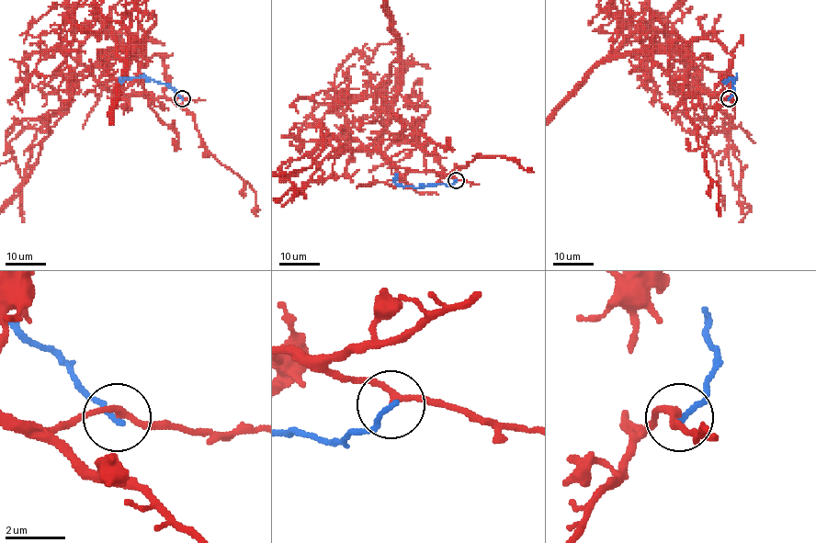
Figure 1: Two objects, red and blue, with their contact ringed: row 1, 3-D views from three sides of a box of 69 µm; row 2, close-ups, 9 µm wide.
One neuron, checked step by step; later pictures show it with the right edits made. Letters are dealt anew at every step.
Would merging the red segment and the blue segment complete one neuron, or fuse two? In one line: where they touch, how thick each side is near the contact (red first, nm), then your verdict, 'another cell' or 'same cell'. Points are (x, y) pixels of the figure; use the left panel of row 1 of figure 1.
(182, 98) | 200/190 nm | another cell

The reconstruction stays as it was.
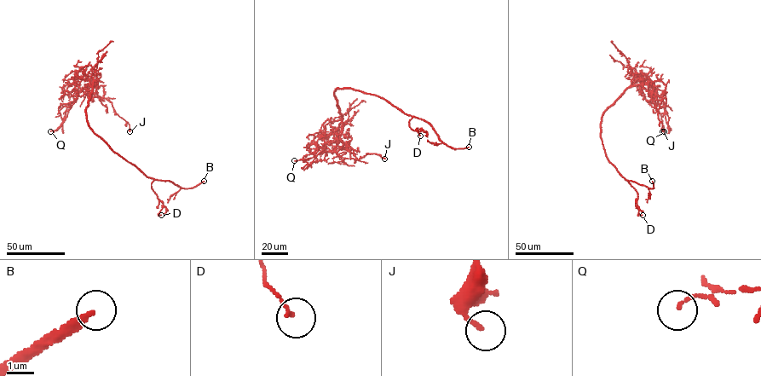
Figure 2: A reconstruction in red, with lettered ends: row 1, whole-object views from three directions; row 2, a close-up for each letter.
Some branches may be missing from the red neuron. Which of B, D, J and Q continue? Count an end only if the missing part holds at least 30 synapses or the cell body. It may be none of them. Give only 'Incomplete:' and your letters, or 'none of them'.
Incomplete: B

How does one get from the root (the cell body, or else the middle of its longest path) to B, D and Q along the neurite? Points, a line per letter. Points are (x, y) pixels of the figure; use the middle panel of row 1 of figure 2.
B: (337, 89), (352, 88), (380, 96), (405, 113), (426, 121), (447, 145), (456, 148), (469, 147)
D: (337, 89), (352, 88), (384, 99), (412, 117), (409, 125), (414, 130), (422, 130), (417, 131), (420, 135)
Q: (337, 89), (334, 98), (343, 130), (337, 145), (324, 152), (316, 144), (317, 152), (312, 158), (294, 160)

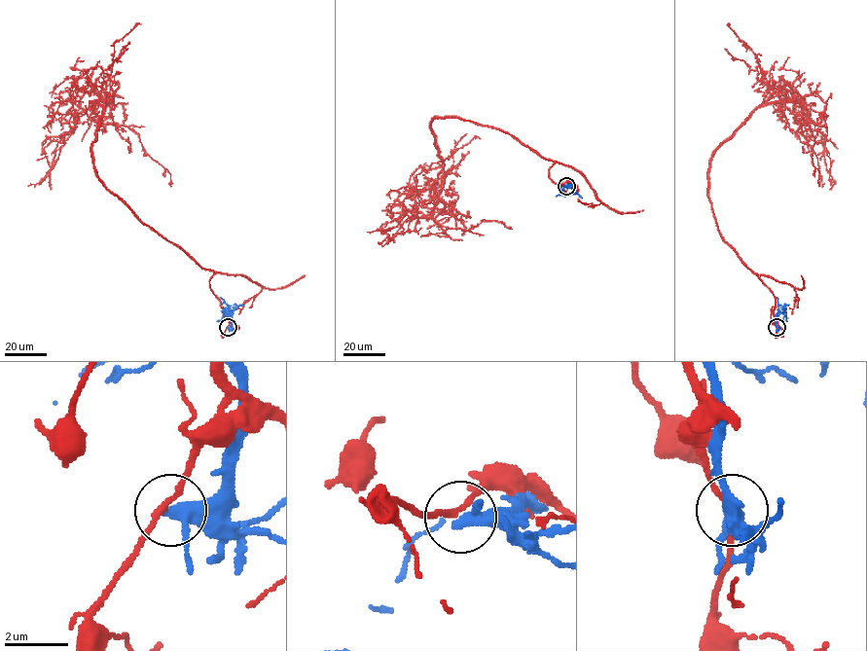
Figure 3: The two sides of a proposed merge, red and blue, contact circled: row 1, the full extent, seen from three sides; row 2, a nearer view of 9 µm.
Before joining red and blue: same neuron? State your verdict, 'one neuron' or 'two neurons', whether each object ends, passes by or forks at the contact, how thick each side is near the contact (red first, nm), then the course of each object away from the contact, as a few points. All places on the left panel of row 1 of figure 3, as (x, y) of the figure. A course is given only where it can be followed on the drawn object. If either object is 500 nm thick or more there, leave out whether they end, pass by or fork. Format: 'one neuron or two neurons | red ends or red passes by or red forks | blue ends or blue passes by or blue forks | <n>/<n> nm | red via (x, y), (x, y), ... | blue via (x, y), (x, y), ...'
two neurons | red passes by | blue passes by | 170/340 nm | red via (227, 328), (216, 273), (103, 184), (91, 143), (104, 103), (87, 110), (133, 129), (171, 186) | blue via (228, 328), (231, 326), (233, 311), (217, 321)

